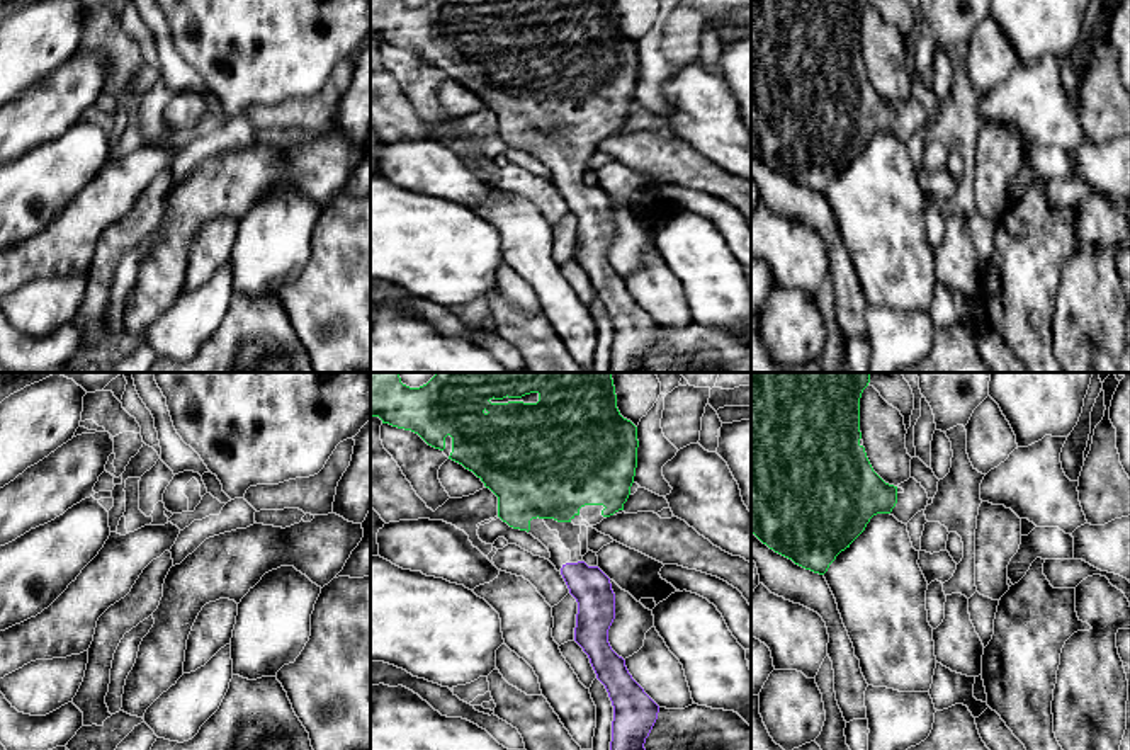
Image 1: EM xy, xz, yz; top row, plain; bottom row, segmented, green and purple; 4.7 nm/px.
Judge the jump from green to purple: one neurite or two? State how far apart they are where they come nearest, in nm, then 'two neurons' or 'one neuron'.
200 nm | one neuron

